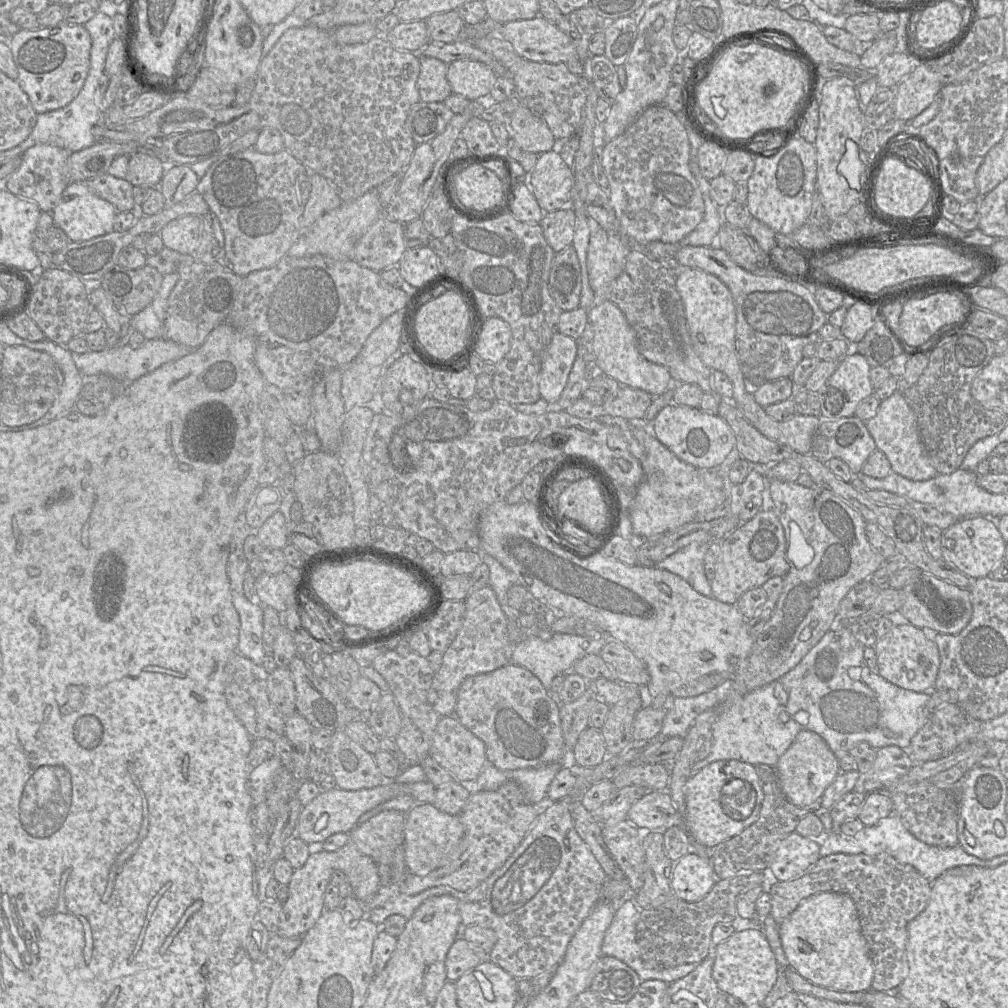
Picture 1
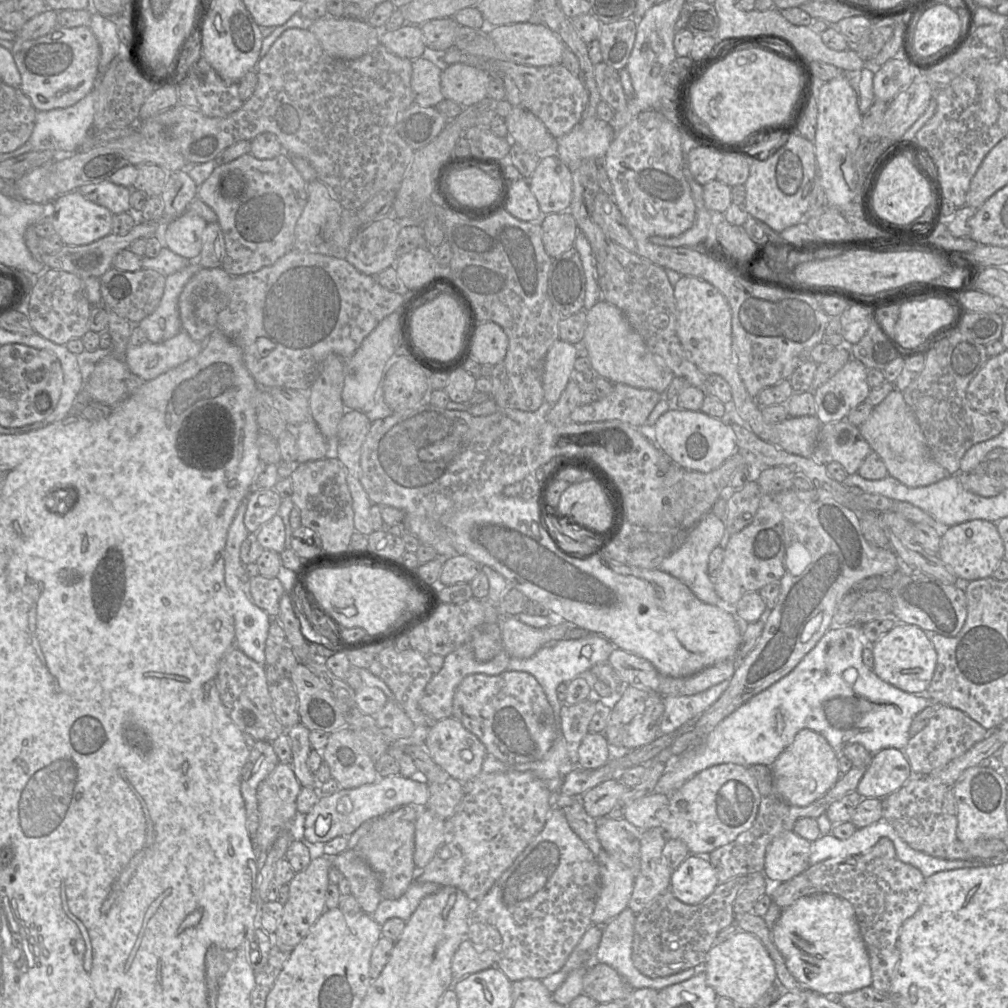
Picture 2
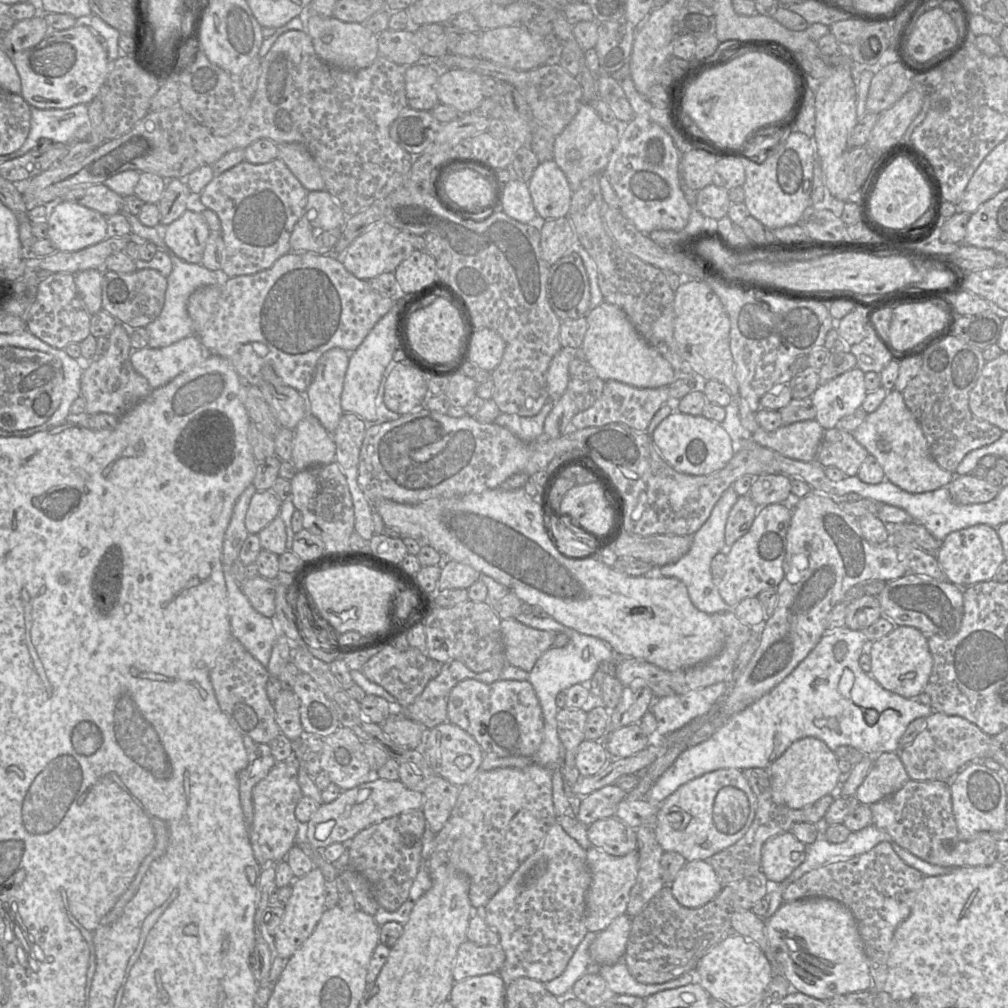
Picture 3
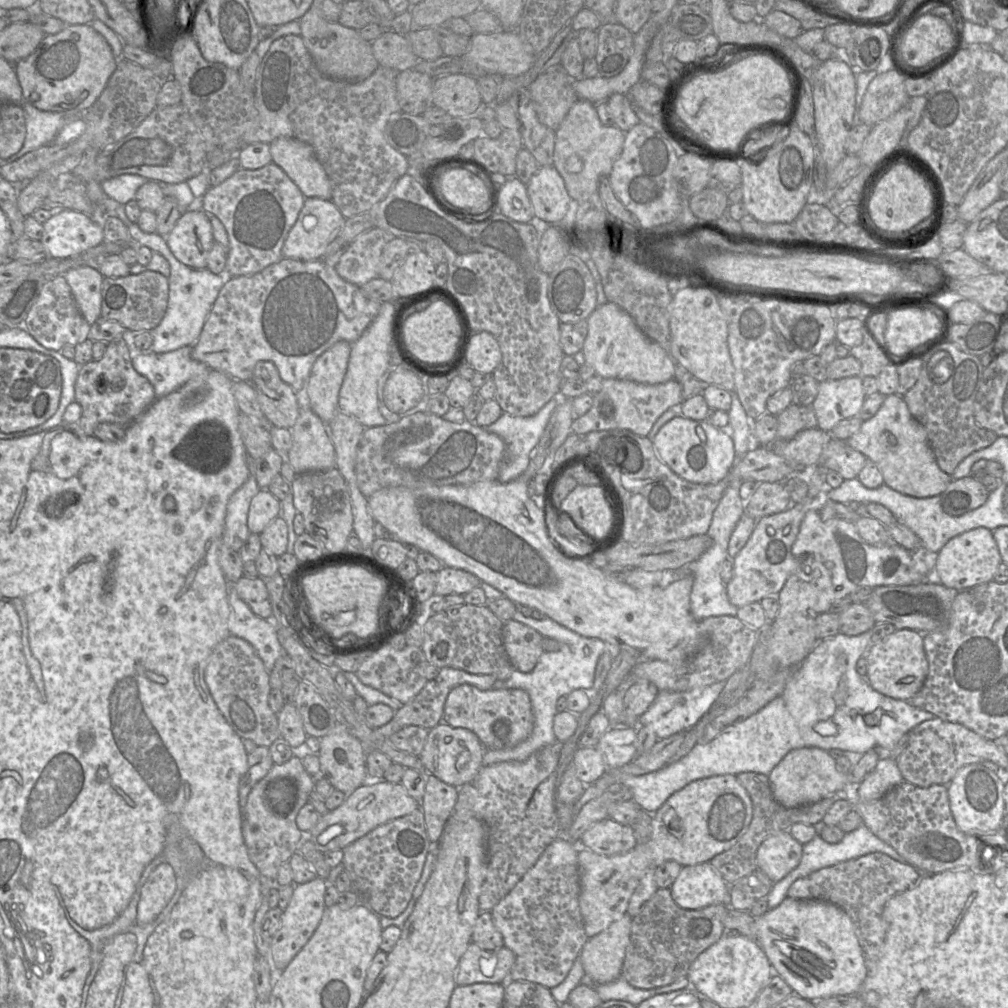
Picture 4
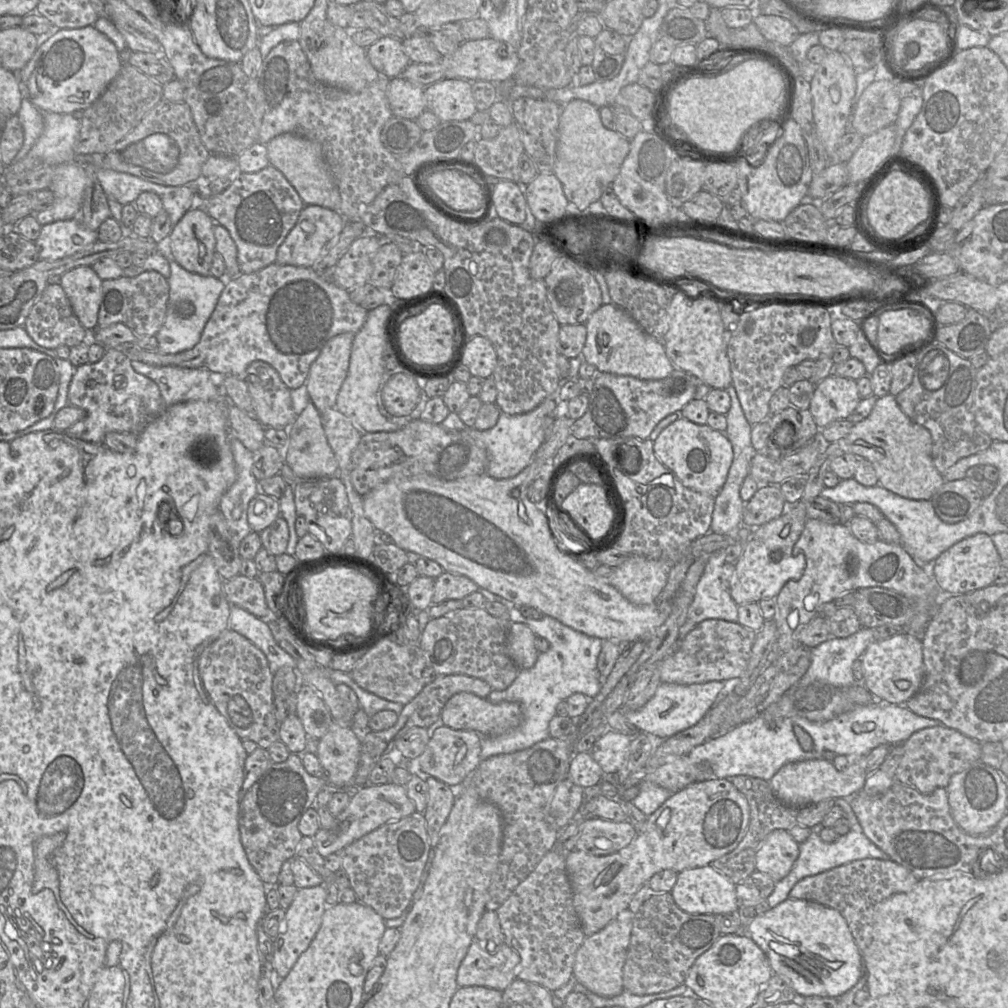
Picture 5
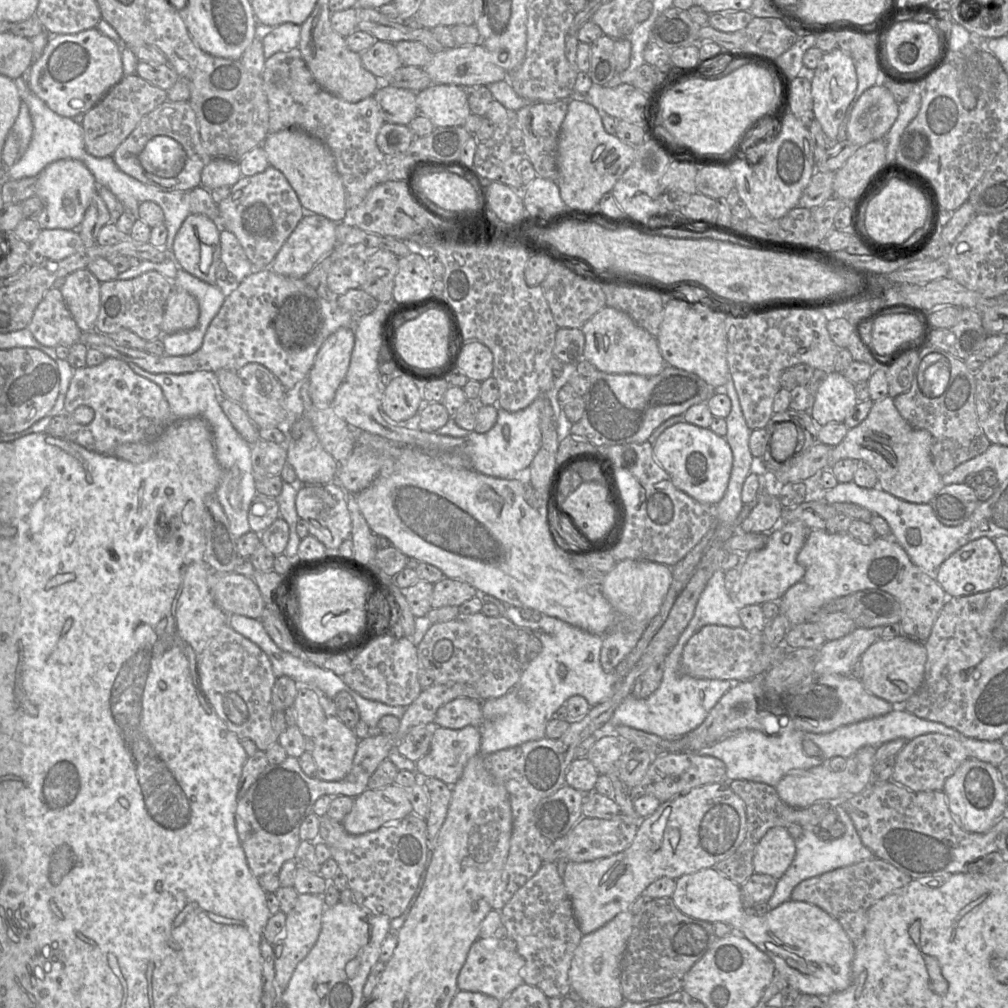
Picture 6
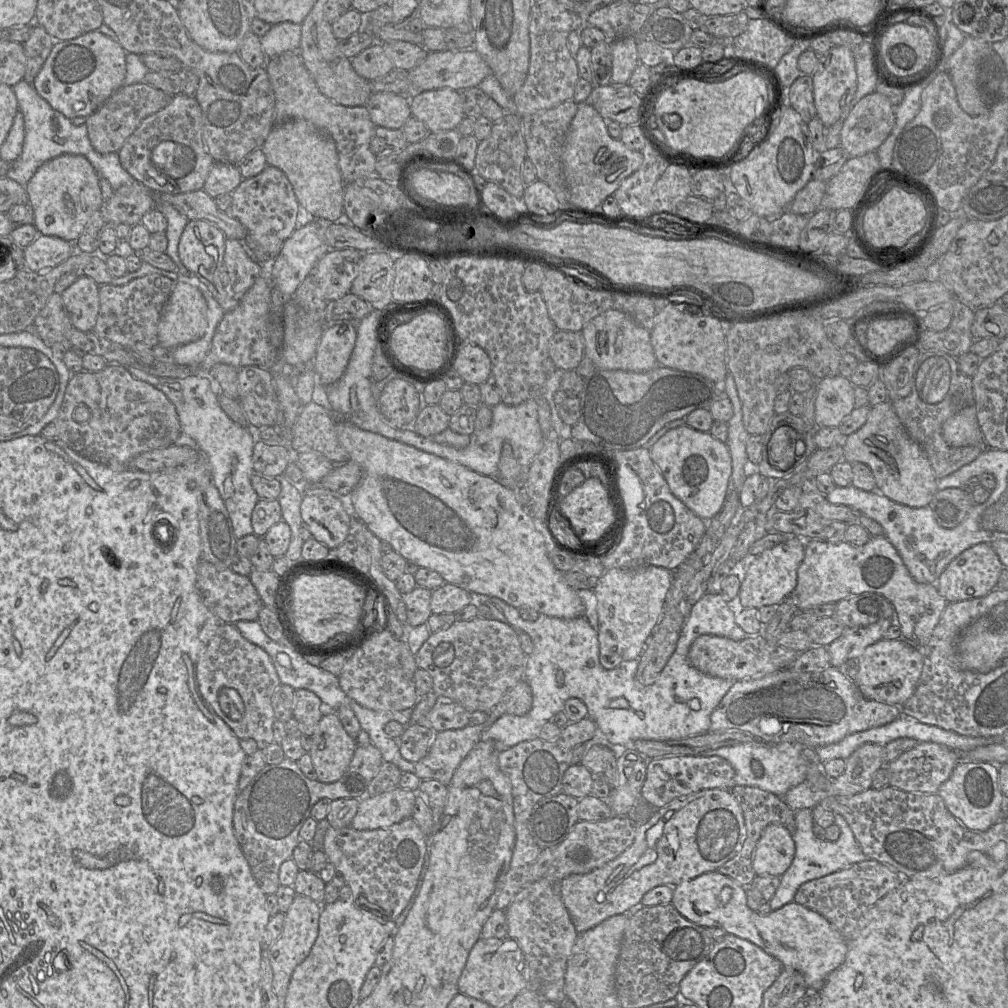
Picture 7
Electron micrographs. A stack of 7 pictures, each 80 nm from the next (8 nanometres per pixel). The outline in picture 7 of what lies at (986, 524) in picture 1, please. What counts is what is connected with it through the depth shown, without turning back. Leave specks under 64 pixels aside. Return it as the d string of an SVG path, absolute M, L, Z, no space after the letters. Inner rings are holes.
M978 543L954 558L939 576L936 587L948 603L959 602L987 595L997 588L1003 565L992 545Z

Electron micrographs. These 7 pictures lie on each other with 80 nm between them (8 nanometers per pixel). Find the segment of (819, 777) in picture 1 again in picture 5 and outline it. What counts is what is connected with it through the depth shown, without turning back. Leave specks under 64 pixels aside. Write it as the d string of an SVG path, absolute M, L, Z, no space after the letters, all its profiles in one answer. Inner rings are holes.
M865 757L851 759L849 766L842 772L838 771L833 763L825 758L788 763L771 778L770 786L776 797L787 806L809 806L828 799L850 799L863 789L868 776Z

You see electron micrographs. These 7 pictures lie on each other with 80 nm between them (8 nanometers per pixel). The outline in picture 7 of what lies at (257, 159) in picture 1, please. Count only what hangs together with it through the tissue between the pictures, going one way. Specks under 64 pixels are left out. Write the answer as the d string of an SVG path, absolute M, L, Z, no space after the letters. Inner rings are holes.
M267 165L258 175L243 179L232 192L232 204L225 212L236 218L247 230L243 246L258 263L275 260L284 242L297 229L299 203L286 174Z

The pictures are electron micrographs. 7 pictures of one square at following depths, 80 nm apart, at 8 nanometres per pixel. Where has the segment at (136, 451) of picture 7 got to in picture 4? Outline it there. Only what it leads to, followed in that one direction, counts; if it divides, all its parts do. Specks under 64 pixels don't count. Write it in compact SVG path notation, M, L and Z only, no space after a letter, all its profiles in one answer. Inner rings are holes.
M123 337L108 343L99 360L91 360L79 366L75 401L82 407L82 416L76 423L70 424L79 435L94 436L95 429L103 422L126 427L156 400L153 385L133 367L132 351Z

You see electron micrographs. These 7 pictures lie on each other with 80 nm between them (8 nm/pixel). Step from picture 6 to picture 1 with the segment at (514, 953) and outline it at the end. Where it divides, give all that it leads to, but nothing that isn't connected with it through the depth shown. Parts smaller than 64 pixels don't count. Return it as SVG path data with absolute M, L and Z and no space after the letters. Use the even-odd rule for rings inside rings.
M457 937L445 959L447 980L457 981L464 973L484 960L488 960L488 953L473 947L463 937Z

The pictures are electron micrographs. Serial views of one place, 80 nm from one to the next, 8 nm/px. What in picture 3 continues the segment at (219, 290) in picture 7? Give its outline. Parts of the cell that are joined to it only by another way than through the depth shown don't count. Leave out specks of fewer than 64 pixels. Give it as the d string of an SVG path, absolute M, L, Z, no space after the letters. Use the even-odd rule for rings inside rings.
M186 210L178 219L163 227L166 245L183 261L201 264L211 230L202 212Z

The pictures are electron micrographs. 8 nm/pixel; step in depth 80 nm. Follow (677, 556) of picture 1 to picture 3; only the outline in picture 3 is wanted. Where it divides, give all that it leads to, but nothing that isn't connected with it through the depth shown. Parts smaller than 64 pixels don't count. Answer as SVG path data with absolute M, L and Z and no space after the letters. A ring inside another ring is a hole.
M729 487L713 507L711 514L702 527L692 535L692 544L689 551L678 561L661 566L658 573L664 577L673 577L682 581L689 594L693 605L700 611L707 614L730 611L730 608L721 598L717 587L717 581L713 579L711 573L711 561L713 557L724 550L725 547L725 527L730 510L737 502L739 495L734 488Z

